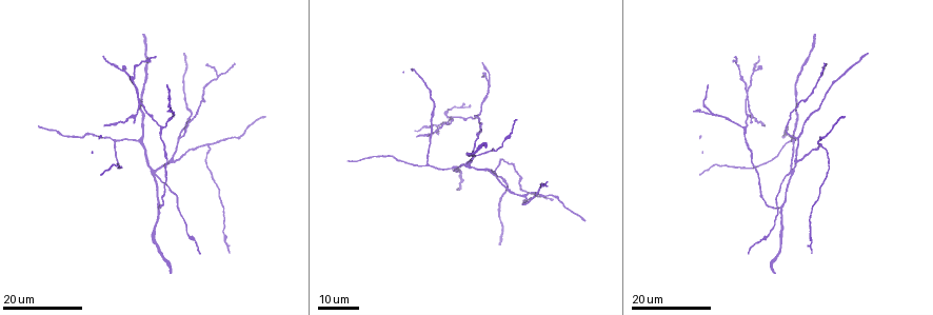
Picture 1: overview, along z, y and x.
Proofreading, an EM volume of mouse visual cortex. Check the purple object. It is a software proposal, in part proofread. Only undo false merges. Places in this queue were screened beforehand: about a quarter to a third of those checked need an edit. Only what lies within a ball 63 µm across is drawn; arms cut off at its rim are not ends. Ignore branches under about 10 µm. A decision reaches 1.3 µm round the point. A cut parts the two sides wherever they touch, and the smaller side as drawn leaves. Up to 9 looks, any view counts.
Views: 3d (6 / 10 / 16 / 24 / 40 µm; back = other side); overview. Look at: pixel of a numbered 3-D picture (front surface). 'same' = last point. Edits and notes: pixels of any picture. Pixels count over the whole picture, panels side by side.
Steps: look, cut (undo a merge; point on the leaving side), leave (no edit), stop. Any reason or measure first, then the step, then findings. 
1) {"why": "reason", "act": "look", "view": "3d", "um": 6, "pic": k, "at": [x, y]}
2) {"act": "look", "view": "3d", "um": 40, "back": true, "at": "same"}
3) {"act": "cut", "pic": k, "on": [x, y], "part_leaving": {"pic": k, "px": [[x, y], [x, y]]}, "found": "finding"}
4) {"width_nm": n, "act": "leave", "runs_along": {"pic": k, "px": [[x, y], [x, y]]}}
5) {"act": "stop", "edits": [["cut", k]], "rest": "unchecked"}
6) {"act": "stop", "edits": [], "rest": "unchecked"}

{"act": "look", "view": "3d", "um": 16, "pic": 1, "at": [217, 77]}

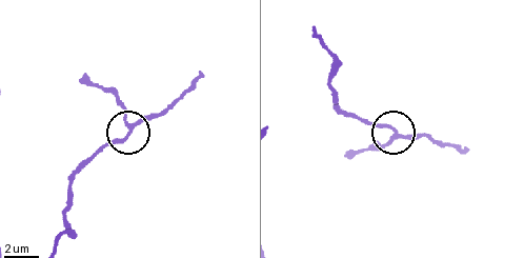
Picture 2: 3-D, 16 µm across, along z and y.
{"act": "look", "view": "3d", "um": 6, "pic": 2, "at": [126, 138]}

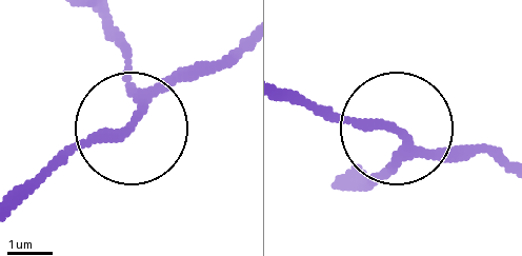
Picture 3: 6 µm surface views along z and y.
{"act": "leave", "found": "one neuron here"}

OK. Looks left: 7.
{"why": "thin arm on a thick one", "act": "look", "view": "3d", "um": 16, "pic": 1, "at": [790, 171]}

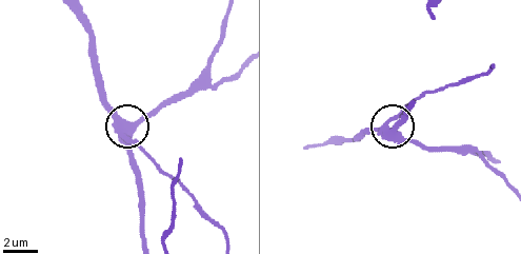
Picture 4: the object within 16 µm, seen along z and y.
{"act": "look", "view": "3d", "um": 6, "pic": 4, "at": [125, 136]}

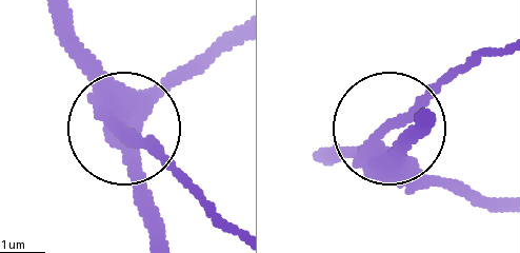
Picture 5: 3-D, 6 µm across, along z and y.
{"width_nm": 310, "act": "cut", "pic": 5, "on": [151, 140], "part_leaving": {"pic": 5, "px": [[106, 115], [147, 137], [238, 229]]}, "found": "a second neuron is stuck on"}

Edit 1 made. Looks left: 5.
{"act": "look", "view": "overview"}

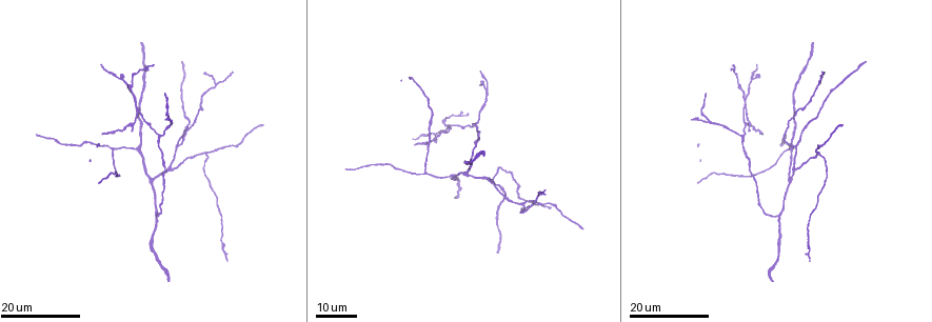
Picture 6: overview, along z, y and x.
{"why": "thin arm on a thick one", "act": "look", "view": "3d", "um": 24, "pic": 6, "at": [744, 134]}

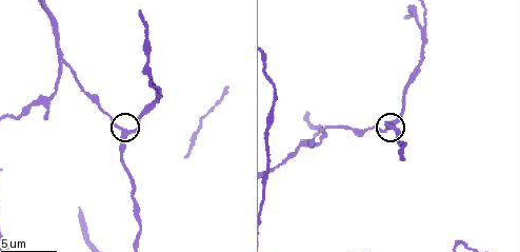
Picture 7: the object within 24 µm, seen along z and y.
{"act": "look", "view": "3d", "um": 10, "pic": 7, "at": [123, 130]}

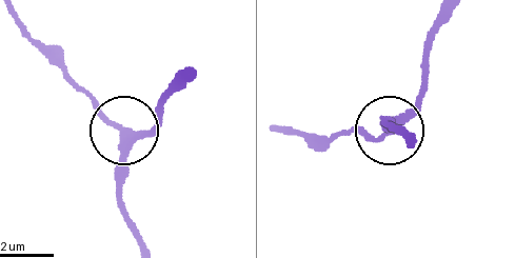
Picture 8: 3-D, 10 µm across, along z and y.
{"side_arm_um": 20, "arms": 3, "act": "leave", "found": "one neuron here"}

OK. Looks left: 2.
{"act": "look", "view": "3d", "um": 24, "pic": 6, "at": [796, 147]}

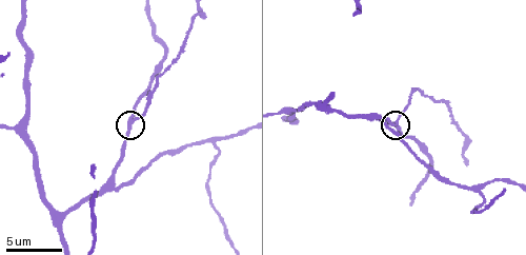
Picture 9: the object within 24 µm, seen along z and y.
{"why": "zoom in", "act": "look", "view": "3d", "um": 6, "pic": 9, "at": [398, 123]}

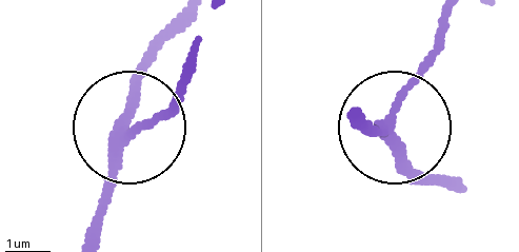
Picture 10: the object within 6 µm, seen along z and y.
{"width_nm": 220, "act": "leave", "runs_along": {"pic": 10, "px": [[86, 232], [120, 134], [177, 111]]}, "found": "continuous, no second neuron"}

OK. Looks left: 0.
{"act": "stop", "edits": [["cut", 5]], "rest": "unchecked"}

